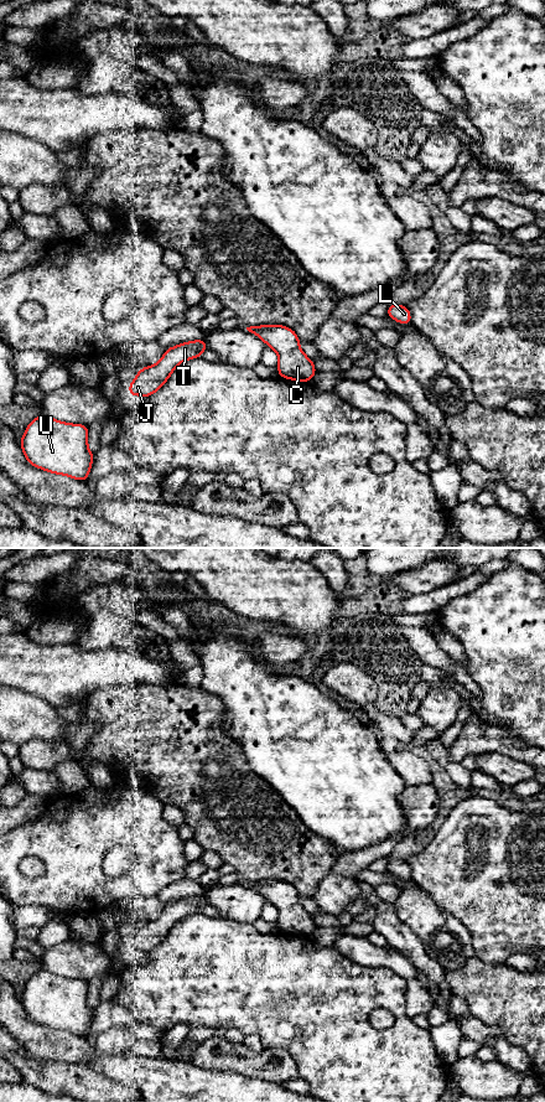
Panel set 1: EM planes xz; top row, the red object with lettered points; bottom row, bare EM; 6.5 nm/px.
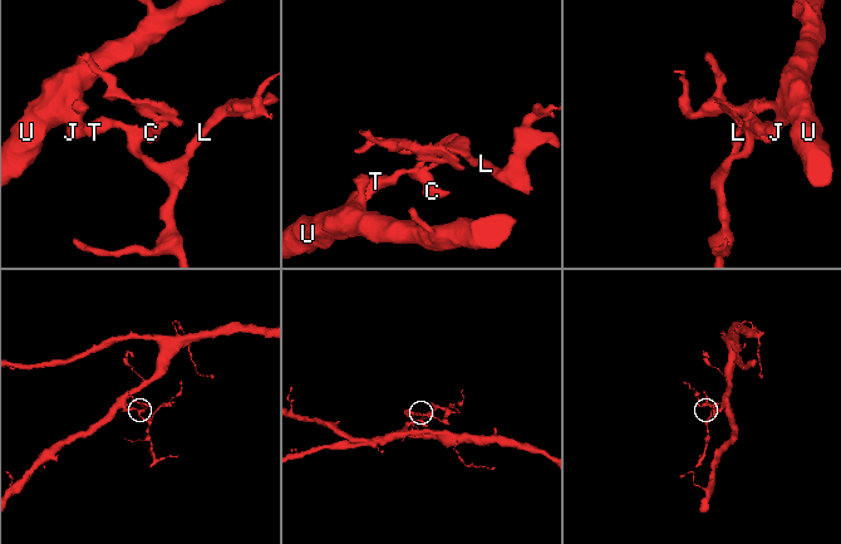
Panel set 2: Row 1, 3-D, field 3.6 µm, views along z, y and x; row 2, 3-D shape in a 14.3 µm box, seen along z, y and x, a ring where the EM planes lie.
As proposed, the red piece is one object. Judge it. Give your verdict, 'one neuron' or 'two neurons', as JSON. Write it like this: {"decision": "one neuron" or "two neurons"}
{"decision": "two neurons"}

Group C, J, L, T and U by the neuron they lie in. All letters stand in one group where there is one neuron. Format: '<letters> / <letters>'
C L / J T U

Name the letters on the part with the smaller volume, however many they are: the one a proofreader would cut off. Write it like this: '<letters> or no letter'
C, L

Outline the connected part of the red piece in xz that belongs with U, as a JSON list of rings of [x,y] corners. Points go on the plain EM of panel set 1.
[[[41,968],[19,998],[30,1020],[87,1036],[94,1014],[87,999],[88,981],[58,977]]]

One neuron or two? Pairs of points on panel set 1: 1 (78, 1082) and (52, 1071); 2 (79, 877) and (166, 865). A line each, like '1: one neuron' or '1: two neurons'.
1: one neuron
2: one neuron

